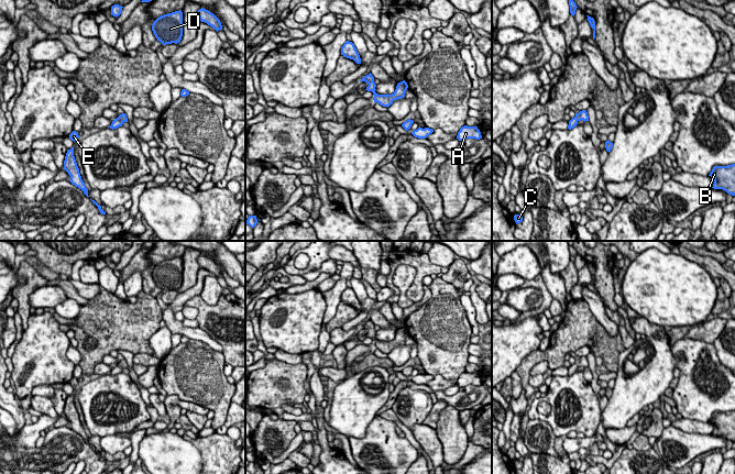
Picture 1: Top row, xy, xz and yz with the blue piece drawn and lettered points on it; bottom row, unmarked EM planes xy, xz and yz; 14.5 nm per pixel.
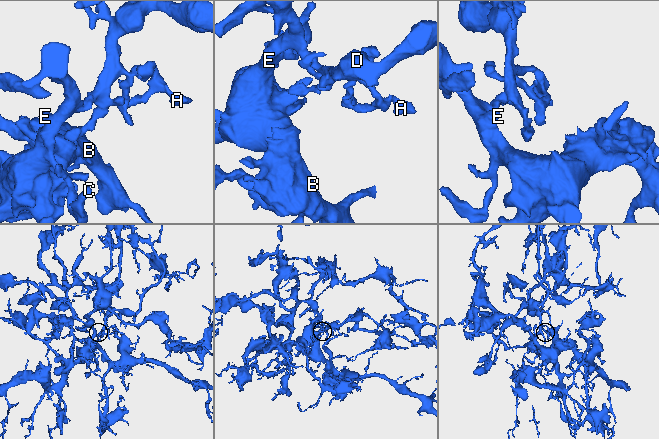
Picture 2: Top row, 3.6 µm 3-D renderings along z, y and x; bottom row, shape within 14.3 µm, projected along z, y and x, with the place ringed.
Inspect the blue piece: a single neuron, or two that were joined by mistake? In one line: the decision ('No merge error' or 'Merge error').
No merge error

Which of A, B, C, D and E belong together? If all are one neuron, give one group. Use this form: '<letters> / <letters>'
A B C D E

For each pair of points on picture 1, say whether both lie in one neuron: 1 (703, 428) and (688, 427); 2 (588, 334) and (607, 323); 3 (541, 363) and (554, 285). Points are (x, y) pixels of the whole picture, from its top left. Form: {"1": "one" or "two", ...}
{"1": "one", "2": "two", "3": "two"}

